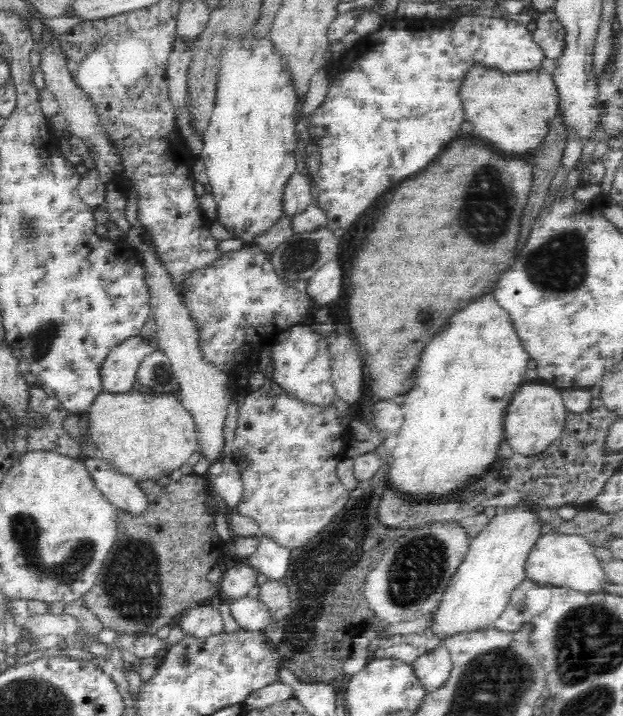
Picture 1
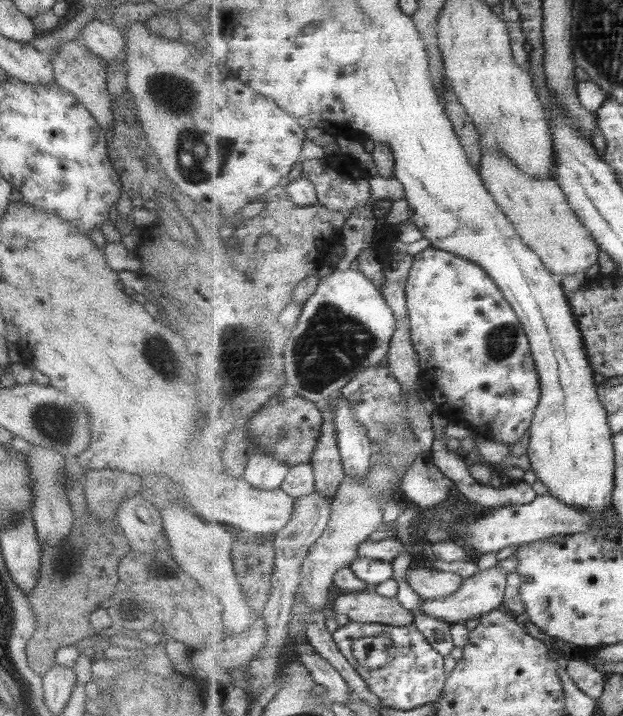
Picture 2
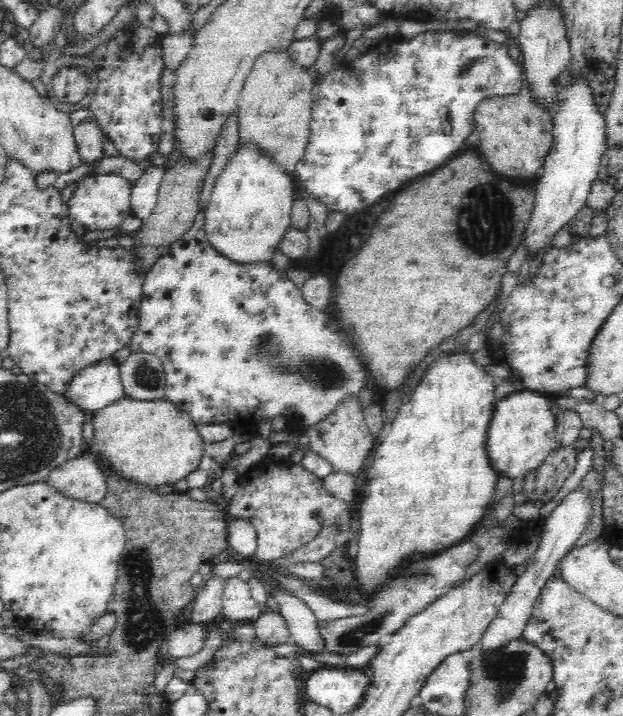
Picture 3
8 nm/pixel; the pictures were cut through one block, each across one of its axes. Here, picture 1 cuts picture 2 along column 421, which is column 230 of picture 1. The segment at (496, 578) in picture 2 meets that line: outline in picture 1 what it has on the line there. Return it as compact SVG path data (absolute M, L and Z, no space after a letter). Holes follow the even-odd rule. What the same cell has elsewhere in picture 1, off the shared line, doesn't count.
M243 596L231 600L229 608L241 628L249 632L262 632L274 622L269 608L259 598Z

